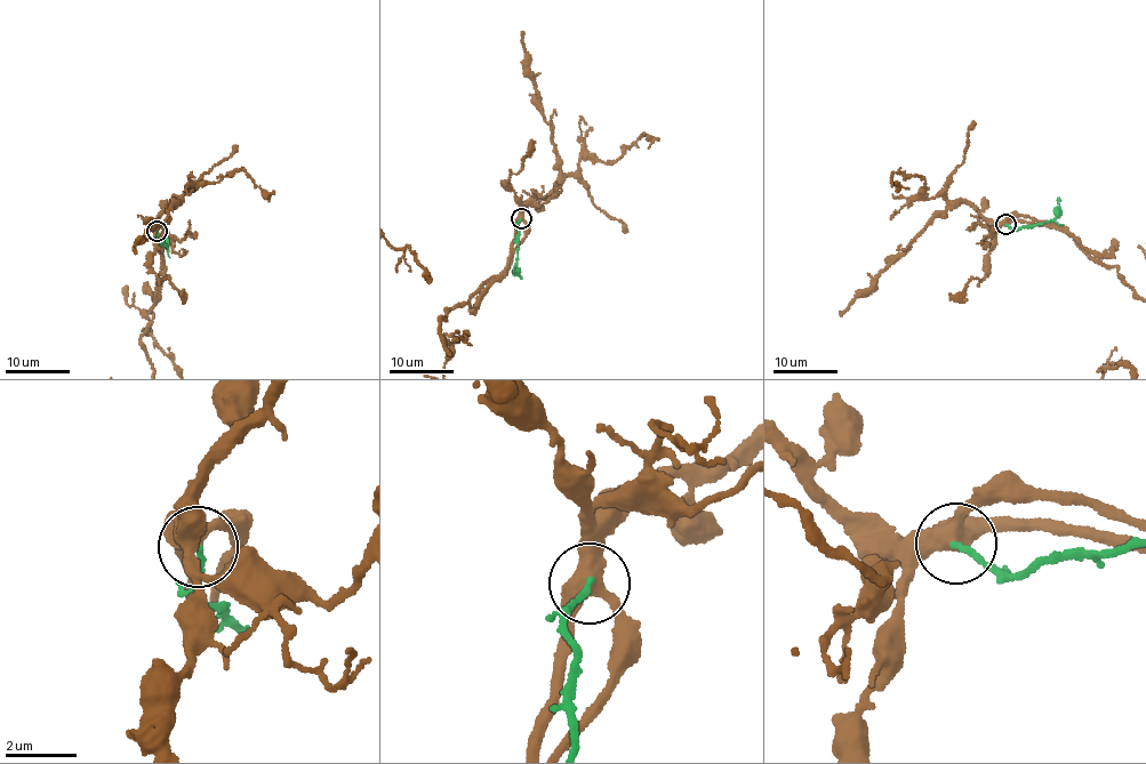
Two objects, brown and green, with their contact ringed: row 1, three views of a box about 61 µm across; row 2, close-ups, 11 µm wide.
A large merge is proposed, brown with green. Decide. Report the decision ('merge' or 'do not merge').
do not merge

